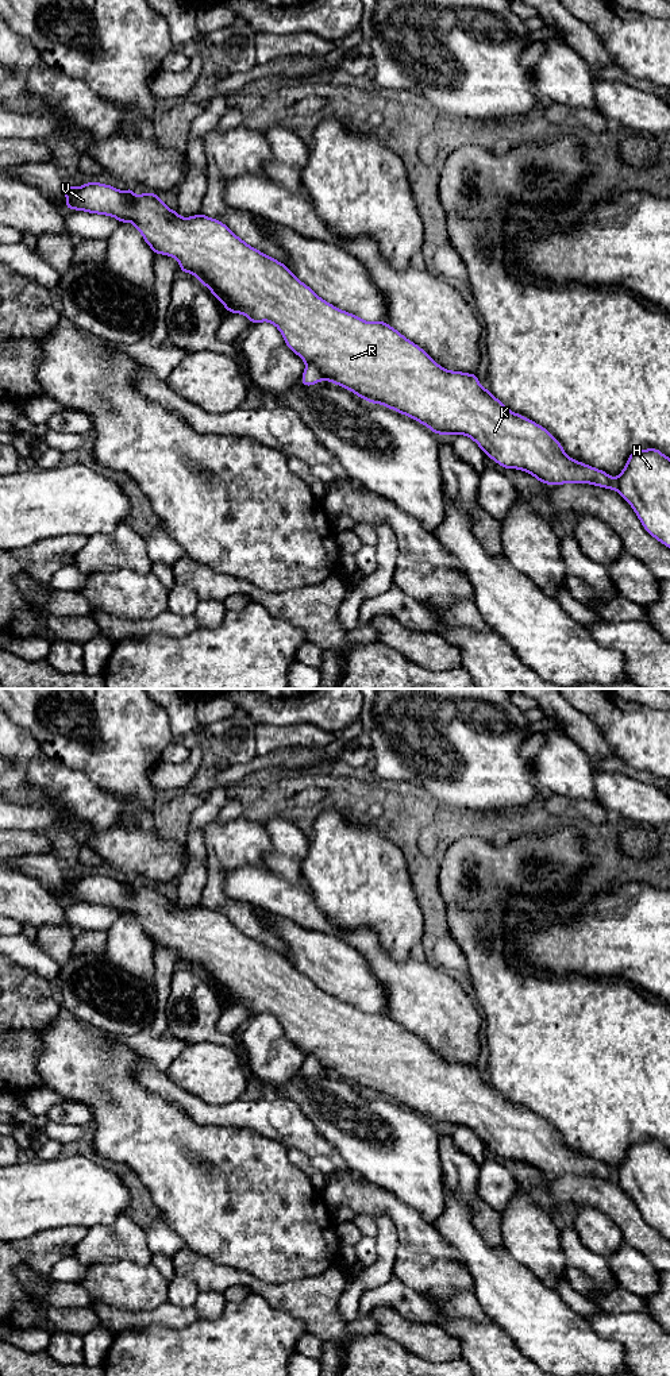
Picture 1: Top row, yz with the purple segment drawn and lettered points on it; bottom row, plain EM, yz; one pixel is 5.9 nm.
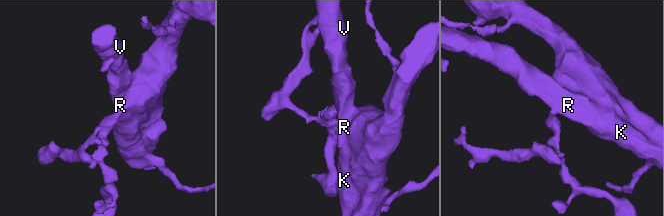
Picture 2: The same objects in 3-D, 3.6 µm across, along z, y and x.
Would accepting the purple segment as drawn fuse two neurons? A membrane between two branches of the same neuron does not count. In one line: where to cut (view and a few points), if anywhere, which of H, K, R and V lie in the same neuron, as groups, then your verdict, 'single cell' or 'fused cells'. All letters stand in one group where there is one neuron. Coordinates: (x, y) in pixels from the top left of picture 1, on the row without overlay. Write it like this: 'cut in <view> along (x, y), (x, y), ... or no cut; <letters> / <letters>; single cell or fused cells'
cut in yz along (307, 1056), (312, 1056), (323, 1070); H / K R V; fused cells

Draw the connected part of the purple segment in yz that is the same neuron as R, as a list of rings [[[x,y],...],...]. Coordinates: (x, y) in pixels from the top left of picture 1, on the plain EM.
[[[99,874],[78,879],[66,875],[65,886],[66,901],[113,907],[119,914],[131,913],[155,945],[176,949],[181,964],[195,965],[230,1005],[243,1005],[251,1015],[273,1014],[286,1037],[307,1057],[315,1057],[323,1071],[407,1106],[438,1126],[466,1126],[500,1157],[527,1163],[542,1175],[592,1175],[616,1182],[609,1165],[569,1149],[546,1119],[511,1103],[480,1076],[477,1065],[446,1061],[388,1014],[369,1014],[328,995],[284,955],[249,937],[222,913],[203,905],[182,910],[154,884],[136,889],[132,878],[120,883]]]

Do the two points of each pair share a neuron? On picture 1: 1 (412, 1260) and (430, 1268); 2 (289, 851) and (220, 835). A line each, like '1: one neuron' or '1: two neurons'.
1: one neuron
2: two neurons

